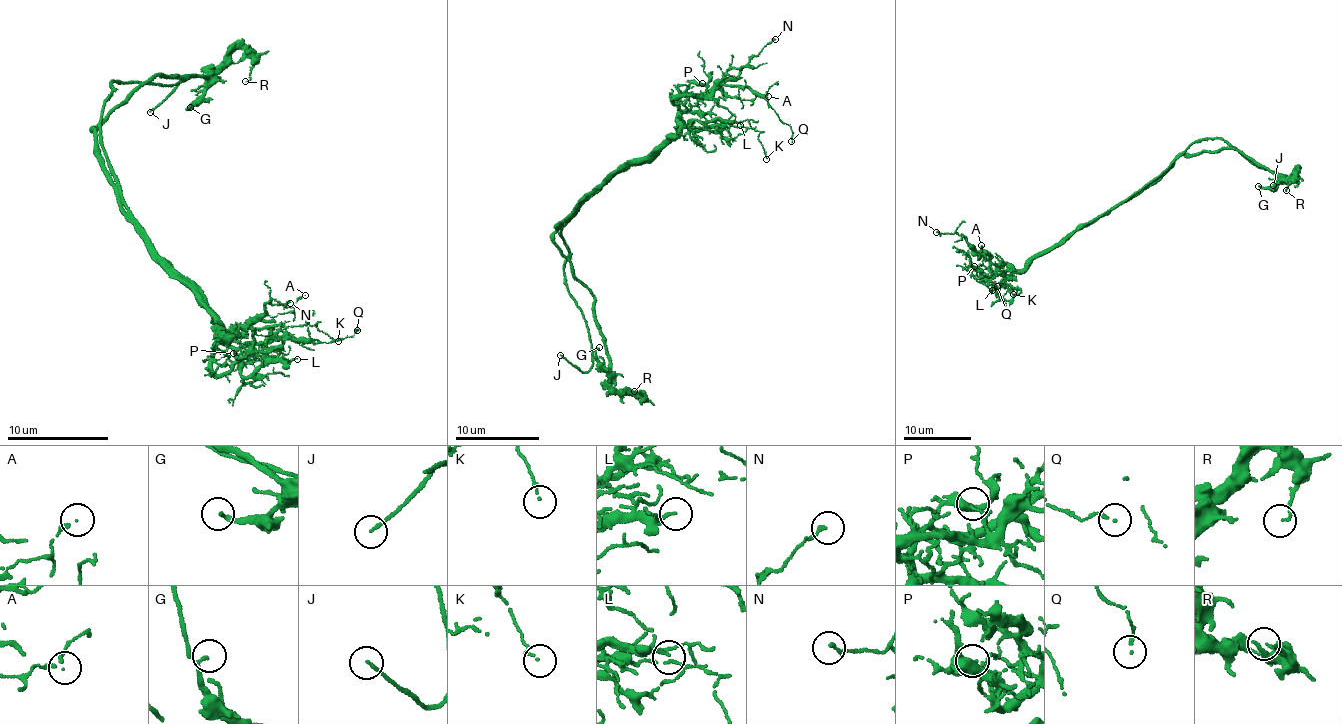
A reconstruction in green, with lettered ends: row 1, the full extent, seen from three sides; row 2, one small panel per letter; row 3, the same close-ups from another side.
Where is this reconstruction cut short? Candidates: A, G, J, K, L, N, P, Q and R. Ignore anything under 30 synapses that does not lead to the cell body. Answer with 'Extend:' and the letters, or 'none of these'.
Extend: J

